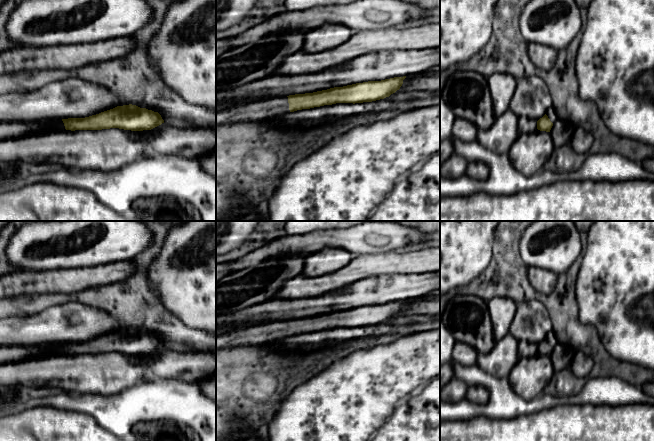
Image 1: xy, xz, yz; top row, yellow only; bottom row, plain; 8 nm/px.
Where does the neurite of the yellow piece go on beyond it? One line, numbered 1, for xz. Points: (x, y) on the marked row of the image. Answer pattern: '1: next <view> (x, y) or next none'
1: next xz (266, 108)

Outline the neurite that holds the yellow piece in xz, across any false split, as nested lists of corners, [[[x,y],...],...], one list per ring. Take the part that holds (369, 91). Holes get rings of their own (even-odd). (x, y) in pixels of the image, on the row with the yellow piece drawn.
[[[403,77],[368,81],[343,87],[334,87],[313,93],[295,94],[252,100],[246,104],[216,111],[216,125],[267,120],[289,112],[336,103],[372,102],[389,97],[403,84]]]

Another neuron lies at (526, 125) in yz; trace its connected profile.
[[[518,117],[518,135],[531,133],[537,130],[537,121],[527,117]]]

